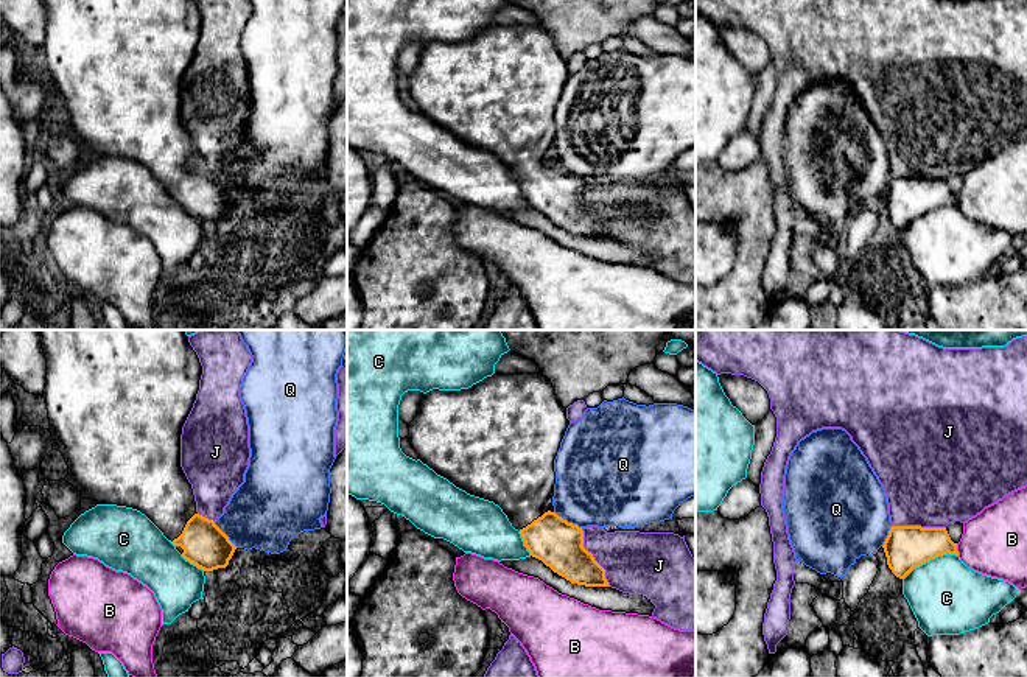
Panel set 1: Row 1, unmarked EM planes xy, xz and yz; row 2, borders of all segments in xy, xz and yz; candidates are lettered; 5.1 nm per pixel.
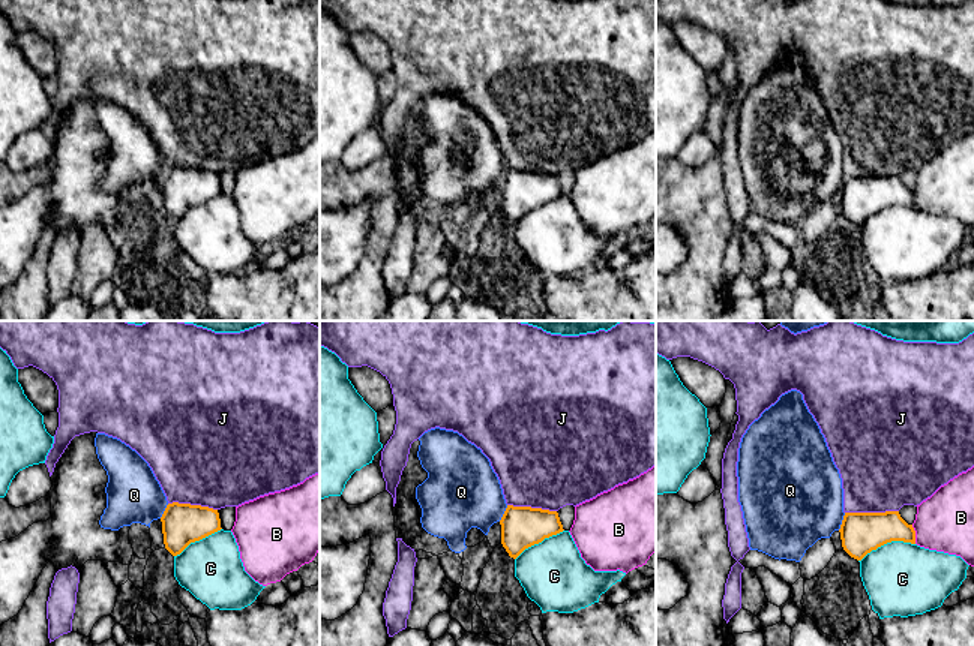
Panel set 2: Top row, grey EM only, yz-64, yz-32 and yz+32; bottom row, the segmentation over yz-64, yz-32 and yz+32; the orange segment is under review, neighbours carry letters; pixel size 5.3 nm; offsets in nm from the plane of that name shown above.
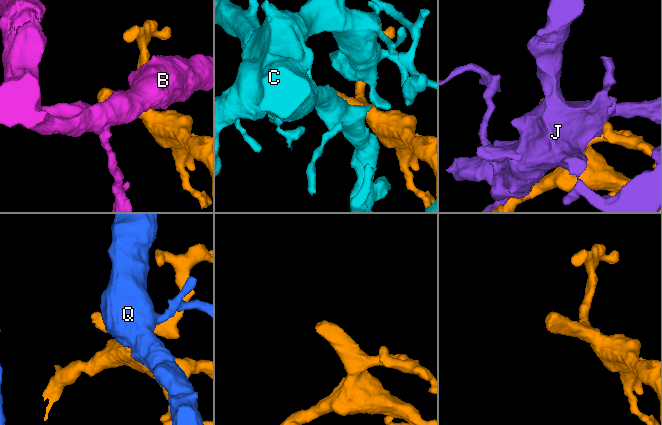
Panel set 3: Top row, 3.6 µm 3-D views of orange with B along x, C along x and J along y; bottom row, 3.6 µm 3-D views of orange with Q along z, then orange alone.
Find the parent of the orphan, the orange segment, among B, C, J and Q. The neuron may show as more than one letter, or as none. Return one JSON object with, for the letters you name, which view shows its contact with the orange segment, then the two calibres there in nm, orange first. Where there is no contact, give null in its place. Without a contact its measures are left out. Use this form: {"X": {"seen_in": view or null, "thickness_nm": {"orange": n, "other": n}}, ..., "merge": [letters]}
{"merge": []}

